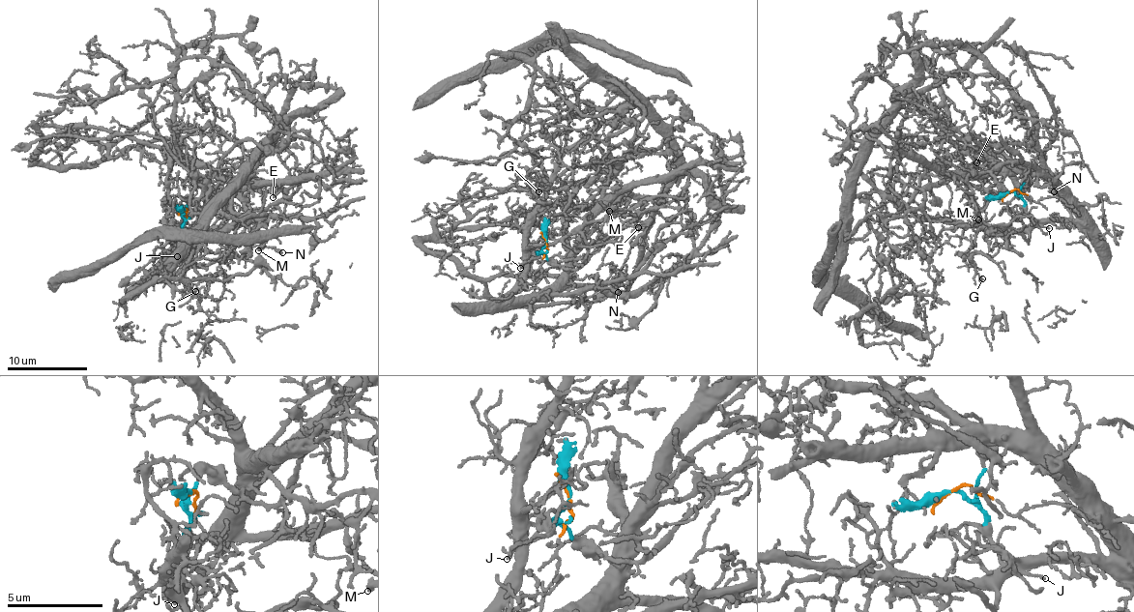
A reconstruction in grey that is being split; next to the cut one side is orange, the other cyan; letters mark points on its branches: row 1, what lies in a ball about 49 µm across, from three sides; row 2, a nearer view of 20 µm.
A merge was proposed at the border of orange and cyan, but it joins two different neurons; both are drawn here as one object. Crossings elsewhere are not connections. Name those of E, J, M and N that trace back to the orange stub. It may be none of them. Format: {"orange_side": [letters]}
{"orange_side": ["M", "N"]}

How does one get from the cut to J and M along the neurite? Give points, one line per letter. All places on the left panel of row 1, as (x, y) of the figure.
J: (184, 211), (178, 255)
M: (184, 211), (191, 230), (212, 197), (236, 215), (252, 211), (257, 250)

